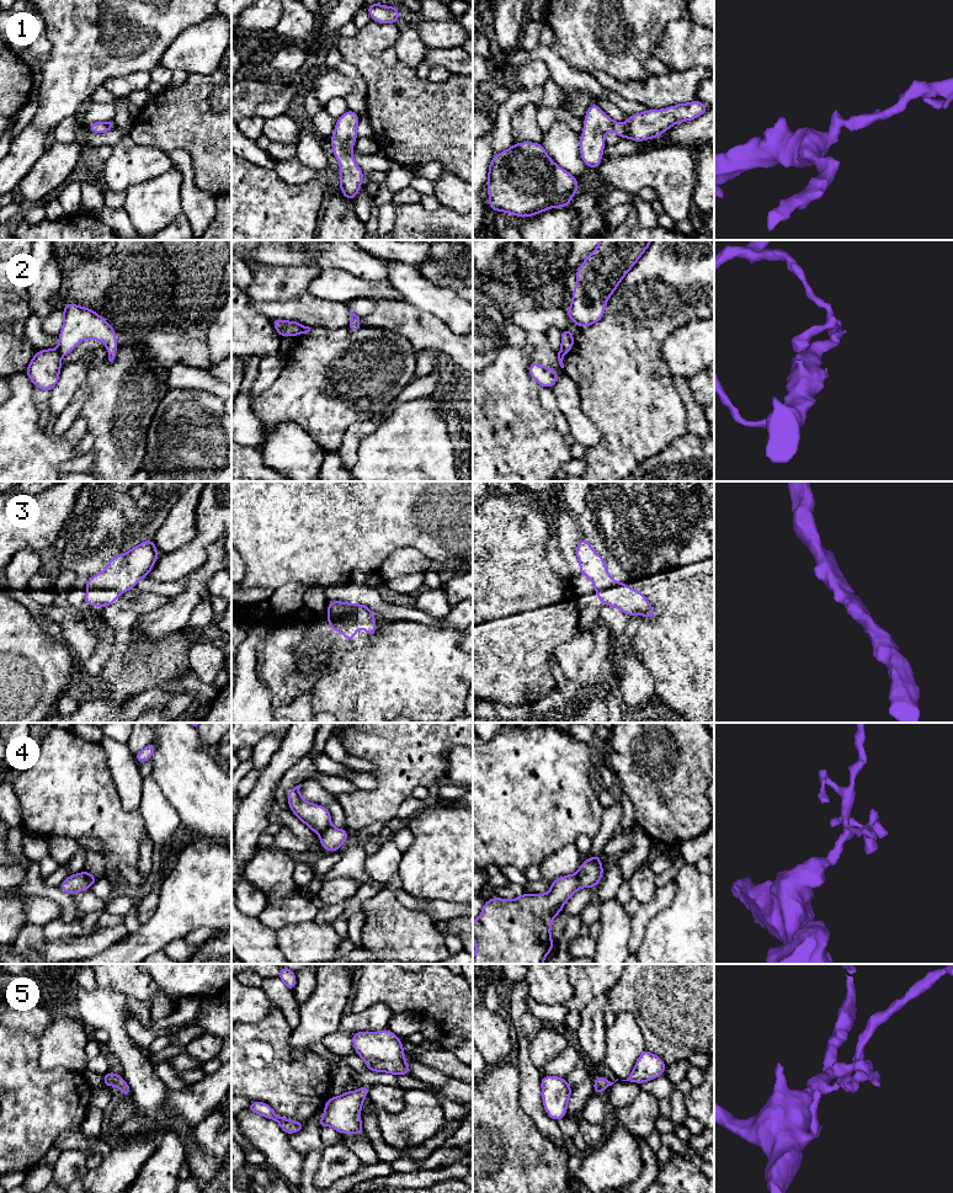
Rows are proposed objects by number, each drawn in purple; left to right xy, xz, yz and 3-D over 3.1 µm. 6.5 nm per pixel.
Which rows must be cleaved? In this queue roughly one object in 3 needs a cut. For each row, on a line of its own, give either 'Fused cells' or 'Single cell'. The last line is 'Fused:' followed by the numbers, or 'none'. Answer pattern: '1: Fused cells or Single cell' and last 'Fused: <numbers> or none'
1: Single cell
2: Fused cells
3: Single cell
4: Fused cells
5: Single cell
Fused: 2, 4

